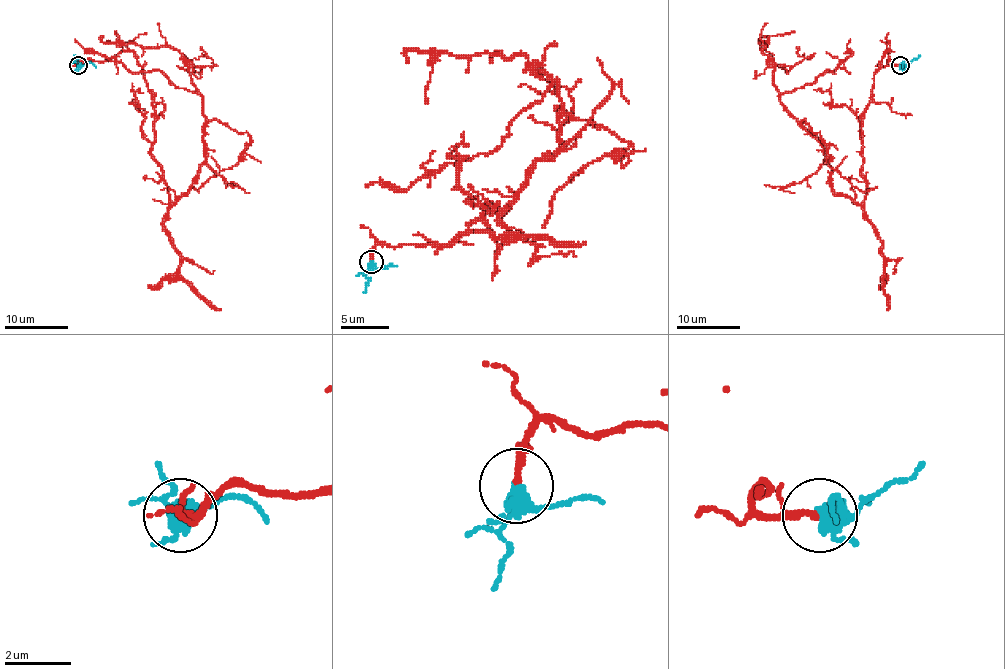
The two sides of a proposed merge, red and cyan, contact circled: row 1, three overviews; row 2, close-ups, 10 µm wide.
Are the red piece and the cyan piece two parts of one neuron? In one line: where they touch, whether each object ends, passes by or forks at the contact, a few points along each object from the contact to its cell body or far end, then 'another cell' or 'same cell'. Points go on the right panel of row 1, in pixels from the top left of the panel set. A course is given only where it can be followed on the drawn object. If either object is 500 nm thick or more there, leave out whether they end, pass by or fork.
place (900, 65); red passes by; cyan forks; course red (899, 66), (888, 51), (874, 75), (855, 204), (780, 96), (834, 72), (850, 39); course cyan (899, 66), (906, 66), (920, 55); same cell

